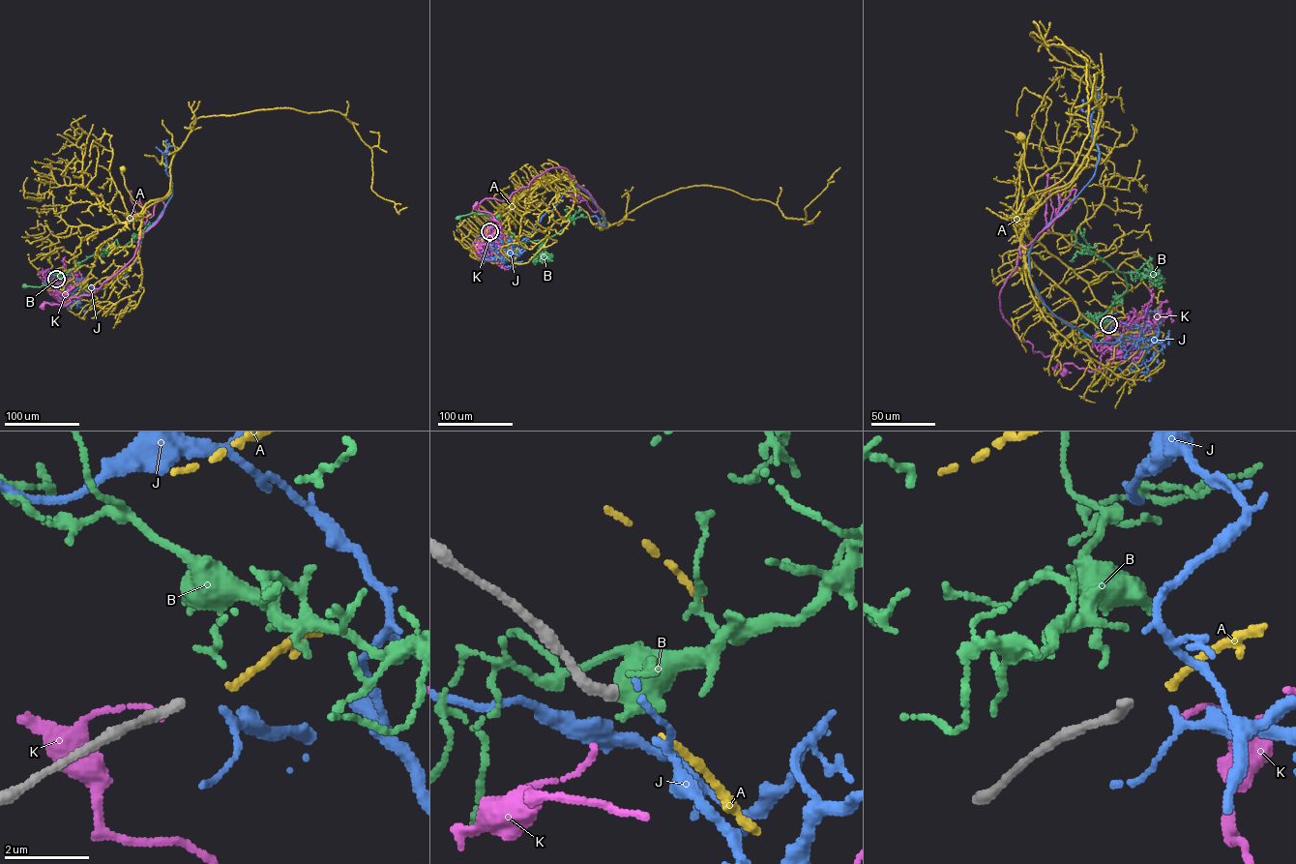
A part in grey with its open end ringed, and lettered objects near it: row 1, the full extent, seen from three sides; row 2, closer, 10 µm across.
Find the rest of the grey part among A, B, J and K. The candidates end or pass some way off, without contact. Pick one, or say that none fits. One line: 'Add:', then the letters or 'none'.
Add: A

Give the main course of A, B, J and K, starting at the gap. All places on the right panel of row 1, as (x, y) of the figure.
A: (1109, 323), (1125, 315), (1102, 305), (1088, 283), (1020, 225), (1039, 199), (1029, 182), (1020, 137)
B: (1107, 322), (1091, 321), (1076, 338), (1084, 337)
J: (1109, 324), (1128, 350), (1133, 339), (1096, 342), (1057, 317), (1029, 264), (1035, 239), (1095, 172), (1098, 88)
K: (1109, 324), (1111, 336), (1100, 349), (1099, 367), (1089, 372), (1065, 364), (1064, 372)

